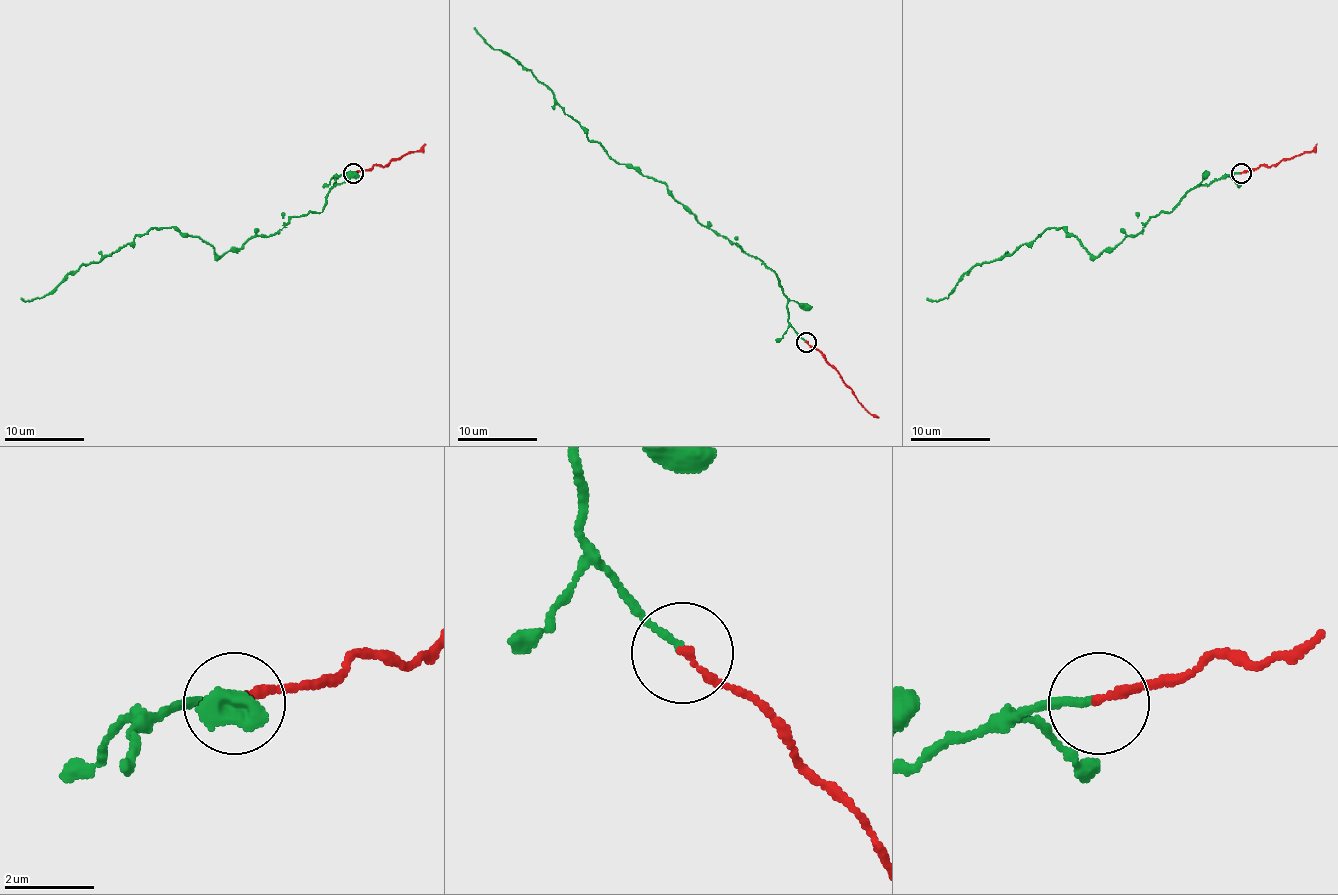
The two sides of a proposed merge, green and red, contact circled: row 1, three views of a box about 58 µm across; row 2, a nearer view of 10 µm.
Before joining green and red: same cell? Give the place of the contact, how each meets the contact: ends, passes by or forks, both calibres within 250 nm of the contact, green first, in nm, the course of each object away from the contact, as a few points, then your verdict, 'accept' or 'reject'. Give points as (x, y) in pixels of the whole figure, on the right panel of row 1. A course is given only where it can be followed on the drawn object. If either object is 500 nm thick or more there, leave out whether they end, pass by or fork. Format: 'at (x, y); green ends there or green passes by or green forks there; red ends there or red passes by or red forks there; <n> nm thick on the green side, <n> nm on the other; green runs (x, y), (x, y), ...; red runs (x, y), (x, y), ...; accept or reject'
at (1241, 173); green ends there; red ends there; 140 nm thick on the green side, 190 nm on the other; green runs (1241, 174), (1194, 186), (1172, 212), (1096, 255), (1066, 229), (1048, 227), (977, 263), (949, 297), (927, 297); red runs (1241, 174), (1311, 152), (1317, 144); accept

